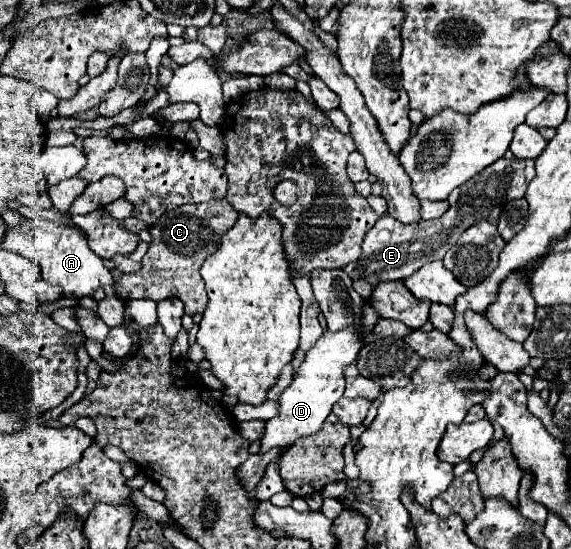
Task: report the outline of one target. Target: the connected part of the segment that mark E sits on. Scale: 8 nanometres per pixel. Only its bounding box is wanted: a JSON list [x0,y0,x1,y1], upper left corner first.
[344,158,534,286]

